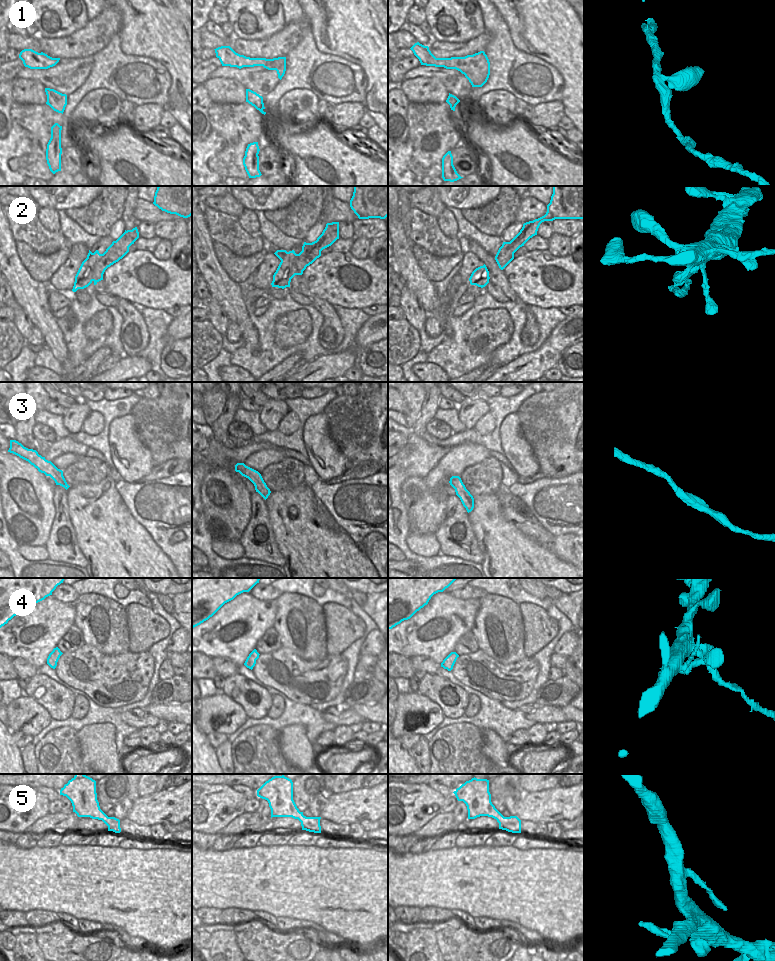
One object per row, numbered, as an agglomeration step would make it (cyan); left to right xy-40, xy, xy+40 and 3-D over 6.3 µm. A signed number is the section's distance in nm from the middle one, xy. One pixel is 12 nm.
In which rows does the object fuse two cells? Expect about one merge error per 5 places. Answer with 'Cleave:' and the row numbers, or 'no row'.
Cleave: 2, 4

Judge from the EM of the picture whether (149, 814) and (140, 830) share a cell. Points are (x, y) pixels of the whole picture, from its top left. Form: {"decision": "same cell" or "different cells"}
{"decision": "different cells"}

